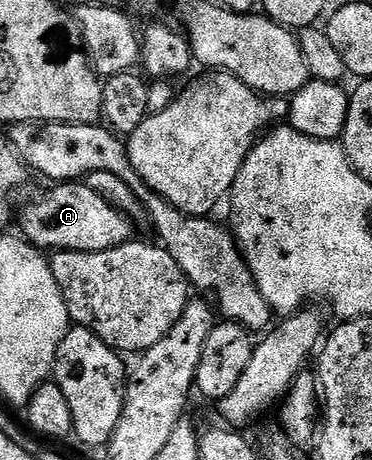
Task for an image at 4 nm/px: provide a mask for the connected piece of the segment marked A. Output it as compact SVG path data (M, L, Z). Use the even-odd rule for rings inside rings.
M72 181L70 183L56 182L48 186L44 195L39 195L23 212L18 212L17 227L22 238L47 253L56 251L108 251L110 247L120 247L132 238L133 224L123 212L118 211L113 204L103 195L93 193L93 189L87 187L86 182Z

